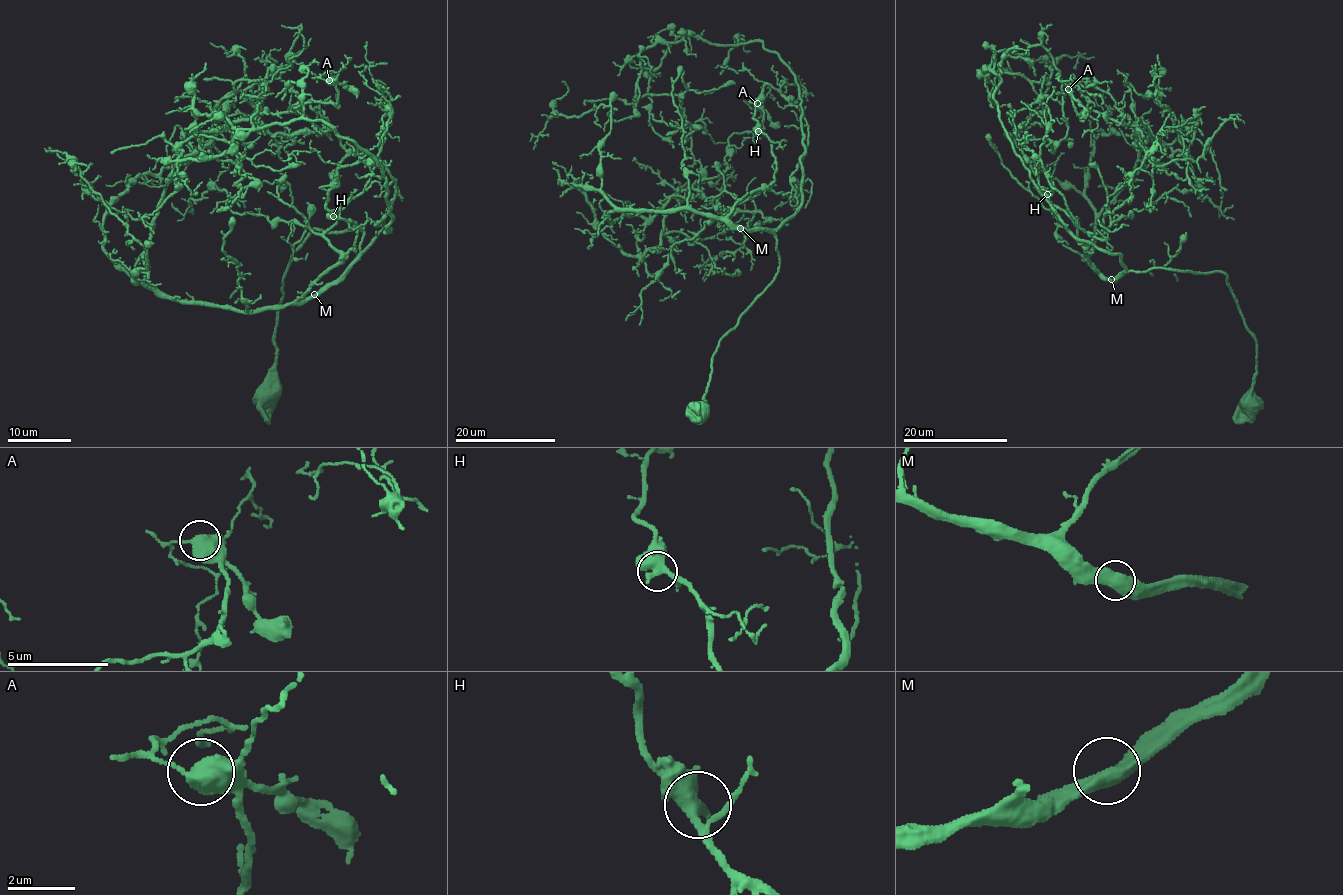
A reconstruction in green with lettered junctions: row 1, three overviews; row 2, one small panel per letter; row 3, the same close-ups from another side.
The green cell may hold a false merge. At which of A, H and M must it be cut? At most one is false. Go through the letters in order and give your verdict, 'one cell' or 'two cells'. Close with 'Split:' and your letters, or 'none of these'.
A: one cell
H: one cell
M: one cell
Split: none of these

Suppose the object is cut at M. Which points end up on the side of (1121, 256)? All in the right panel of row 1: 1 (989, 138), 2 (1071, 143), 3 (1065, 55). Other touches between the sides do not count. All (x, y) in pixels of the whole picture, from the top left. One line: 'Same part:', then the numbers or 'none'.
Same part: 2

